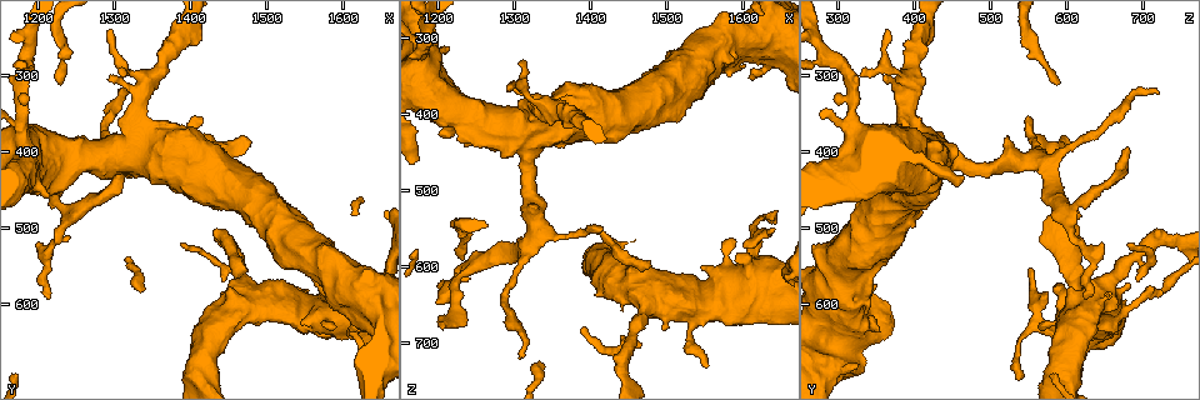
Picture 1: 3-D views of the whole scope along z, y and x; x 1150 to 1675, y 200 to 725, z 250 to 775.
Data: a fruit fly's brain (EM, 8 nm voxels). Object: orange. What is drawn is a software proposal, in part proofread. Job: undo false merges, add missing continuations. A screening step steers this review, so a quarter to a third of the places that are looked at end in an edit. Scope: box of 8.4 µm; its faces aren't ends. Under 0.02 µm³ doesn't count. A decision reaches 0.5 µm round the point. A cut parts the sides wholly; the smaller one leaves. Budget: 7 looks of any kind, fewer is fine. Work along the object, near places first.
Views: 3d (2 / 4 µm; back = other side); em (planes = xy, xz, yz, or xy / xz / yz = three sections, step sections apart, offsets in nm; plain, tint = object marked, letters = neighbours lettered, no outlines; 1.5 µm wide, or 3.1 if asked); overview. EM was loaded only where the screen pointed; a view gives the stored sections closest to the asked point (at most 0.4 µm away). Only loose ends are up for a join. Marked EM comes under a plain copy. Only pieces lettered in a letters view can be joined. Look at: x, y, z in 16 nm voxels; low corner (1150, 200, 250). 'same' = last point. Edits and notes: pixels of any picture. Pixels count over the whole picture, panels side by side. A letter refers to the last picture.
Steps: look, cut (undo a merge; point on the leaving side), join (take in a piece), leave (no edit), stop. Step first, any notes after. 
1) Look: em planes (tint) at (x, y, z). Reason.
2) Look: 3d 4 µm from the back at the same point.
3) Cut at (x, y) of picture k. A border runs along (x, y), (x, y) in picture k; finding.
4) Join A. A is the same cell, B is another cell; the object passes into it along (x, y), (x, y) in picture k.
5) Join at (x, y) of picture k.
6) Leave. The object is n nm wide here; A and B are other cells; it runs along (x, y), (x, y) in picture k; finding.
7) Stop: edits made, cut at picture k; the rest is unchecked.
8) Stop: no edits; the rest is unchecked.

Look: 3d 4 µm at (1620, 630, 570). Sudden change in width.

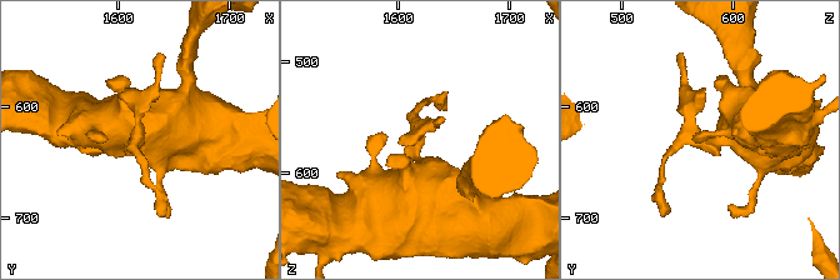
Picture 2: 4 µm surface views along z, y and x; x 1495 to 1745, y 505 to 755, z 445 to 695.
Look: em xz step 4 (tint) at (1616, 630, 572).

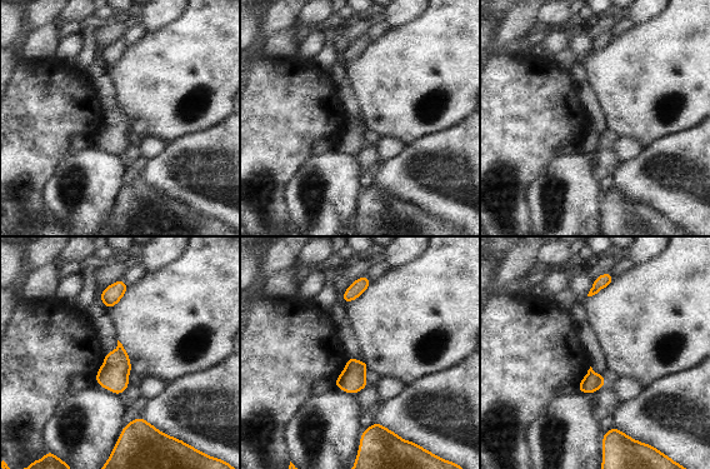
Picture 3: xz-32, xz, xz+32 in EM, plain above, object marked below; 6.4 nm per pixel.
Look: em planes (letters) at the same point.

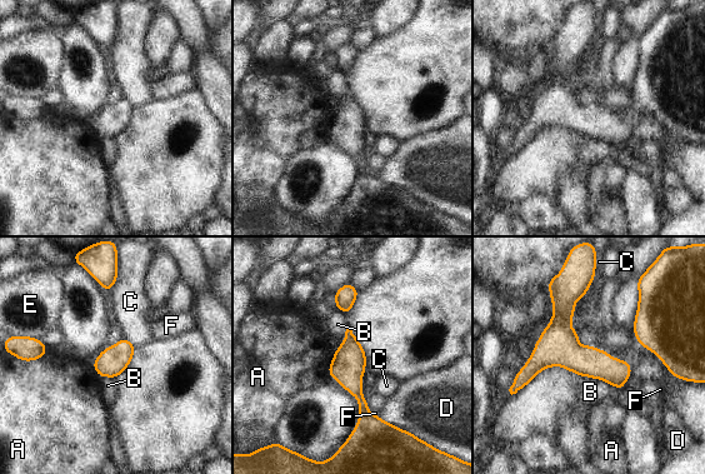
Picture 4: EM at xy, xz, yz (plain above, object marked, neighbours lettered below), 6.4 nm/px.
Leave. A, B, C, D, E and F are other cells; a border runs along (579, 375), (605, 380), (619, 389) in picture 4; one neuron here.

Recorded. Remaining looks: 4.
Look: em planes (letters) at (1610, 635, 350). An open end.

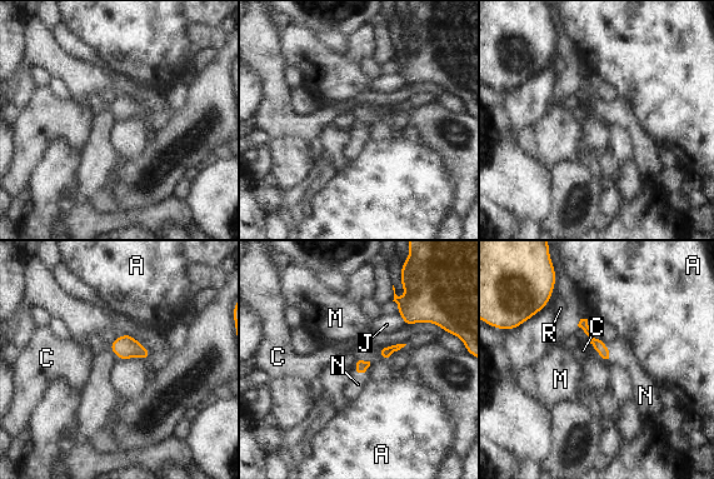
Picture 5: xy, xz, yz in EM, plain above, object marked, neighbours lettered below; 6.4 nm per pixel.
Join N. N is the same cell, A, C, J, M and R are other cells; the object passes into it along (597, 344), (608, 350), (619, 350) in picture 5; the neuron continues.

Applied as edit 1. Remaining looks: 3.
Stop: edits made, join at picture 5; the rest is unchecked.

